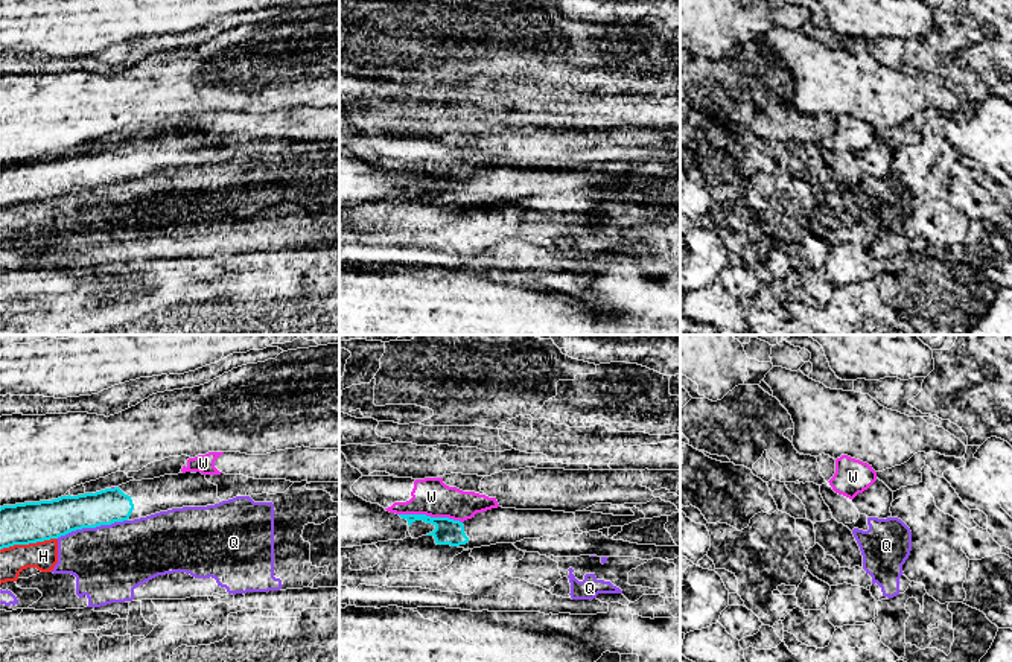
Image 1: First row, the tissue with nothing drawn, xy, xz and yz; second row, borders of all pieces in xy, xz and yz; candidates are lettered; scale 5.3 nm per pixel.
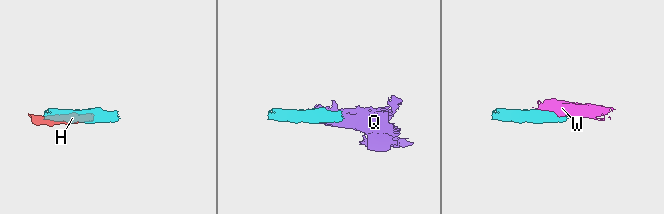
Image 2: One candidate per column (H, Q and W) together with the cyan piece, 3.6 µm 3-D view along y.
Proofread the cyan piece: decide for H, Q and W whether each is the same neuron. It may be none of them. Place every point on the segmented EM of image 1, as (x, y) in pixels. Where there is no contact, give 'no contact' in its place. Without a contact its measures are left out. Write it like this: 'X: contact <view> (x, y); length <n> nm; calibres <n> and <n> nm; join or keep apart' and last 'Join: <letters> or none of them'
H: contact xy (28, 544); length 320 nm; calibres 220 and 150 nm; keep apart
Q: contact xy (92, 527); length 380 nm; calibres 200 and 380 nm; keep apart
W: contact xz (429, 516); length 340 nm; calibres 140 and 200 nm; keep apart
Join: none of them

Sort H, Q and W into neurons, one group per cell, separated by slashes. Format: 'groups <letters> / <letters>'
groups H / Q / W

